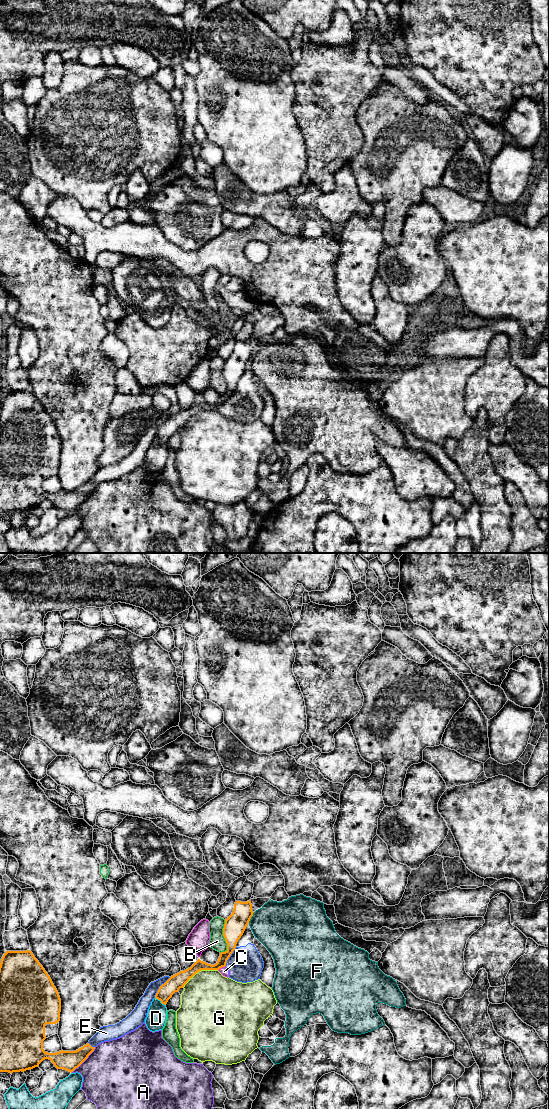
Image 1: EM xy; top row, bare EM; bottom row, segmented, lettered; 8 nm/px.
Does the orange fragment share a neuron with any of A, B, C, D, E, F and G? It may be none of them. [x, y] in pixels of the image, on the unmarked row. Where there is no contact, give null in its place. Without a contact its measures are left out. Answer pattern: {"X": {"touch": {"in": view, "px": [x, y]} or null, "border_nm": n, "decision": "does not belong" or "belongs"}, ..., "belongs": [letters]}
{"A": {"touch": {"in": "xy", "px": [84, 500]}, "border_nm": 280, "decision": "does not belong"}, "B": {"touch": {"in": "xy", "px": [224, 377]}, "border_nm": 280, "decision": "does not belong"}, "C": {"touch": {"in": "xy", "px": [221, 407]}, "border_nm": 70, "decision": "does not belong"}, "D": {"touch": {"in": "xy", "px": [160, 440]}, "border_nm": 110, "decision": "does not belong"}, "E": {"touch": {"in": "xy", "px": [159, 427]}, "border_nm": 220, "decision": "does not belong"}, "F": {"touch": {"in": "xy", "px": [250, 358]}, "border_nm": 110, "decision": "does not belong"}, "G": {"touch": {"in": "xy", "px": [199, 410]}, "border_nm": 320, "decision": "does not belong"}, "belongs": []}

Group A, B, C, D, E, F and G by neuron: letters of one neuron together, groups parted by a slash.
A / B / C E / D / F / G

